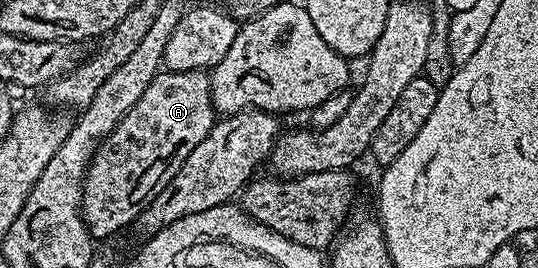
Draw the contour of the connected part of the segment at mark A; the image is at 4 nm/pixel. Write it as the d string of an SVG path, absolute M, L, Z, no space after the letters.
M205 70L157 73L150 87L142 91L142 99L130 107L122 123L118 123L118 127L114 127L114 131L110 131L110 135L97 144L92 154L92 162L88 165L84 179L80 216L88 225L88 232L93 238L112 237L119 229L127 225L129 228L136 216L159 195L162 187L166 187L166 183L178 175L182 163L186 163L186 155L190 155L190 151L194 151L194 147L206 139L217 120L217 111L212 106L212 79Z

